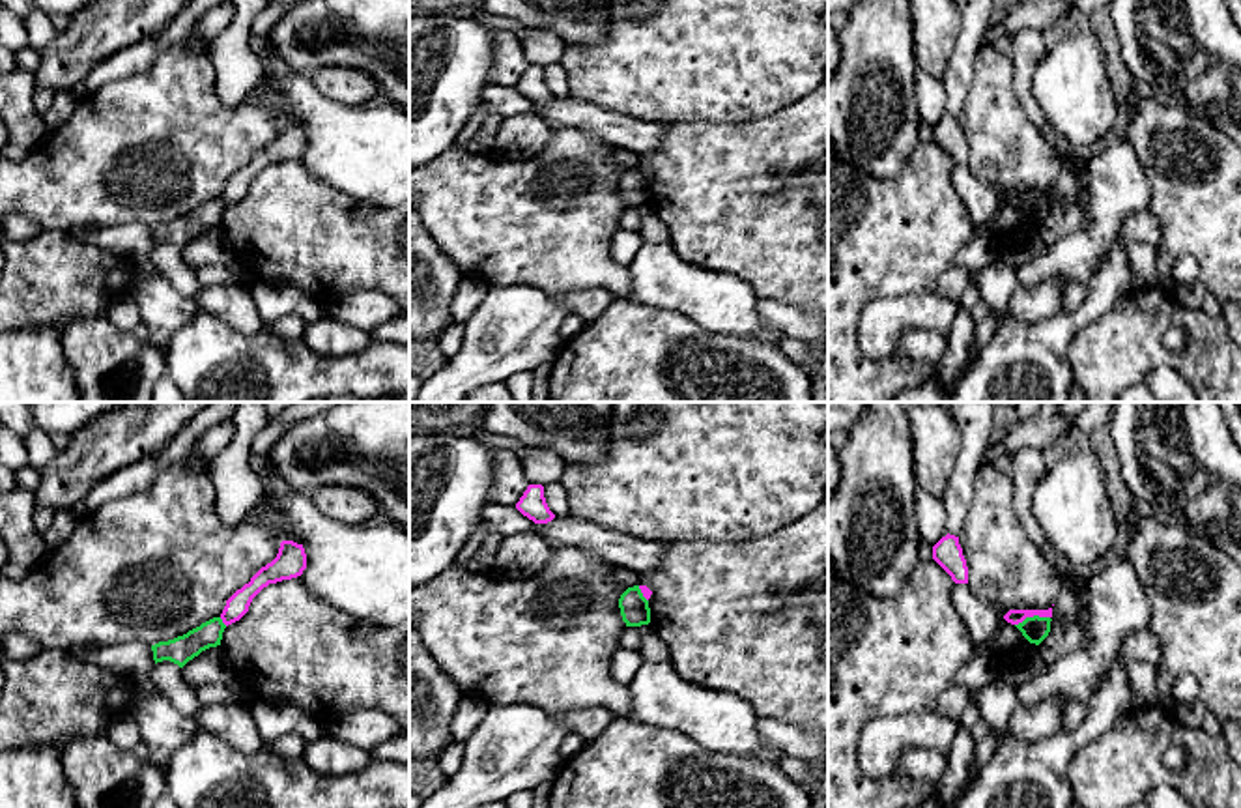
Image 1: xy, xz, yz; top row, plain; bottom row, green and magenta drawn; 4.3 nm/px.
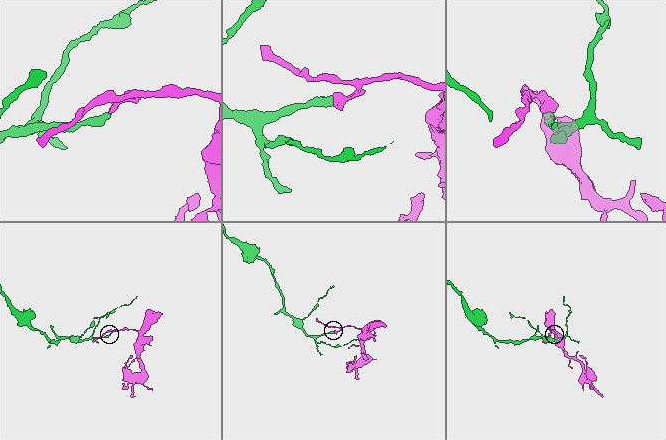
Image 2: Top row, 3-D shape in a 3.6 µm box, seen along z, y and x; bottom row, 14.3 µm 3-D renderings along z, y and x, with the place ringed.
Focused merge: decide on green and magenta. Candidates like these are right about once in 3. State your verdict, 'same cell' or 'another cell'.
another cell

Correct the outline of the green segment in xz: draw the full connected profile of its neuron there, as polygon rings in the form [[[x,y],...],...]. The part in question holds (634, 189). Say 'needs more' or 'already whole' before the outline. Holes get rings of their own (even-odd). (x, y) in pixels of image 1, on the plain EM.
already whole; [[[639,166],[628,168],[620,176],[619,189],[626,208],[641,208],[650,204],[649,181],[643,178]]]

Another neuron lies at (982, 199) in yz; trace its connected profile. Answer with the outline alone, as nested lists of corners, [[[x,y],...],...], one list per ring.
[[[955,165],[951,170],[951,183],[966,206],[976,228],[1000,208],[1004,202],[994,185],[981,181],[968,165]]]

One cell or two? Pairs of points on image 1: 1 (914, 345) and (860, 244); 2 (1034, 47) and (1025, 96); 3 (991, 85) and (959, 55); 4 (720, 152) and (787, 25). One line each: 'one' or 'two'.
1: two
2: one
3: two
4: two

